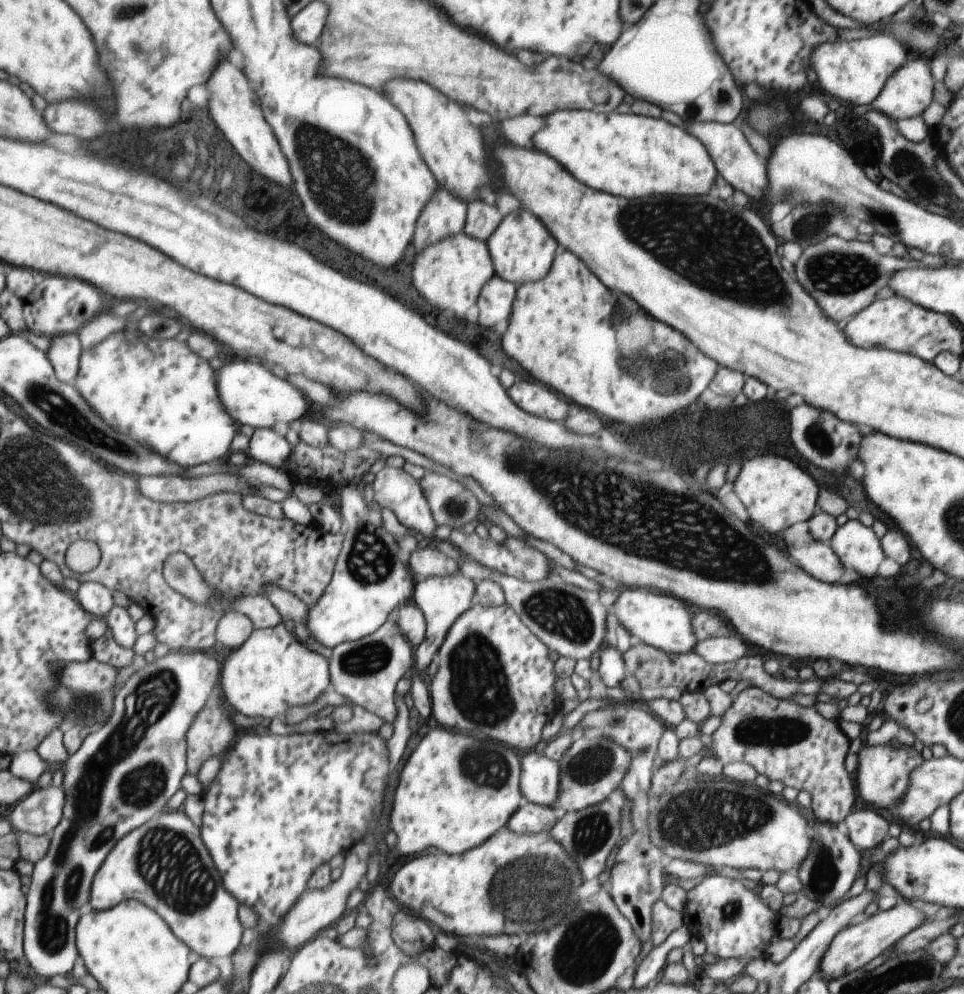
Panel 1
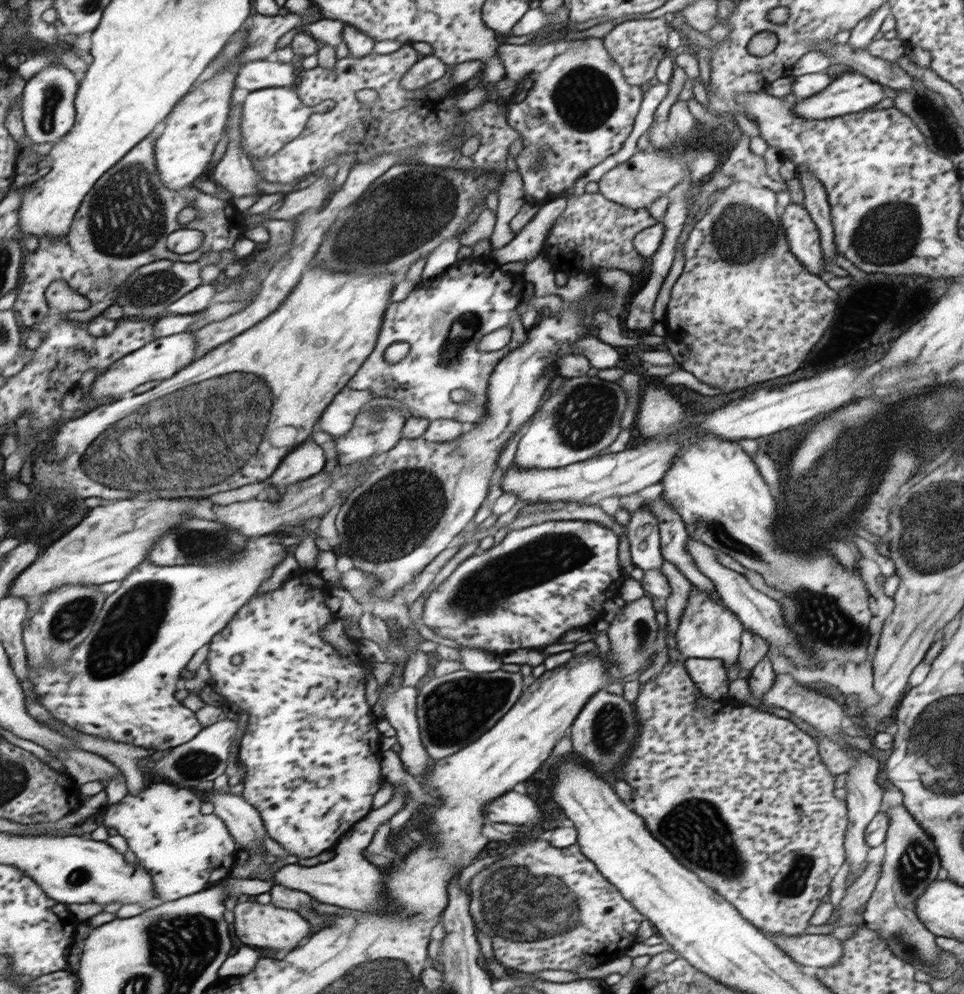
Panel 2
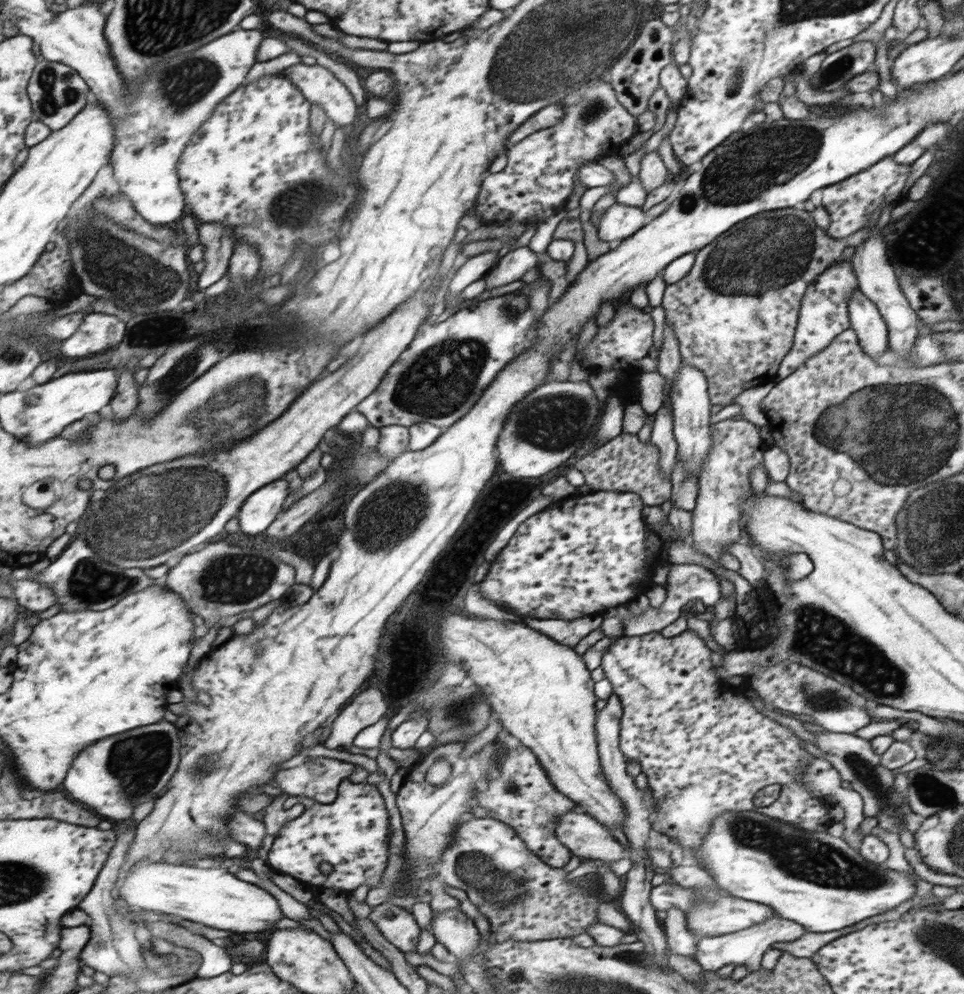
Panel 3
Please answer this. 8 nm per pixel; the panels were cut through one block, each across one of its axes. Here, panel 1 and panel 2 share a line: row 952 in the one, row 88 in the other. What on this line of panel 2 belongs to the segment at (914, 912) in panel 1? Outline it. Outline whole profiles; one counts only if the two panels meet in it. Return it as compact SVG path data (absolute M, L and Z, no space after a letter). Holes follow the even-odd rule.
M850 71L833 79L820 93L808 96L801 100L801 102L796 102L793 109L794 115L799 118L823 120L824 118L833 118L869 109L882 98L885 97L883 96L881 84L873 82L872 79L867 78L863 74Z

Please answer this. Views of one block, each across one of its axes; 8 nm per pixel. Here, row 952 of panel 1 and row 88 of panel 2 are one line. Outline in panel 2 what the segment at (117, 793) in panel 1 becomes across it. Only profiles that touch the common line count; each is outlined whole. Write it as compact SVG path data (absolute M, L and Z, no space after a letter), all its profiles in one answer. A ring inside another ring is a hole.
M60 62L28 81L22 98L23 123L27 137L35 144L58 143L76 124L76 96L80 80Z

